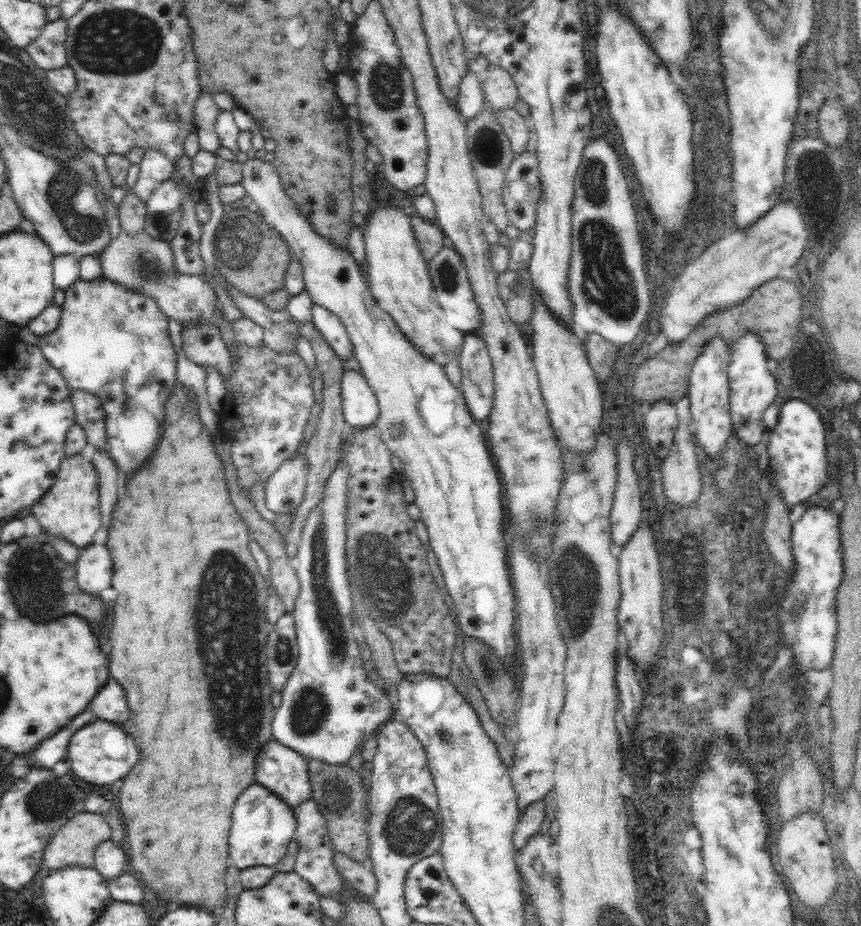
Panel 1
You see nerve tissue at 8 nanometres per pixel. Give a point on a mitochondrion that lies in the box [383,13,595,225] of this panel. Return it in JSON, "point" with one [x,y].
{"point":[487,146]}

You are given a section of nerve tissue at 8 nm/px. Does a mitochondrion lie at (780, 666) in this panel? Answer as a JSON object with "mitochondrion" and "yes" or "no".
{"mitochondrion":"yes"}

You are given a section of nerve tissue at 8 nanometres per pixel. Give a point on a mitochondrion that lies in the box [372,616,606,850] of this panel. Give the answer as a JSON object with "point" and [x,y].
{"point":[443,736]}

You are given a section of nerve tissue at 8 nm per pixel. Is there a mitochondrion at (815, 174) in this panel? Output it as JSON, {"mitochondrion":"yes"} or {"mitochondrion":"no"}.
{"mitochondrion":"yes"}

